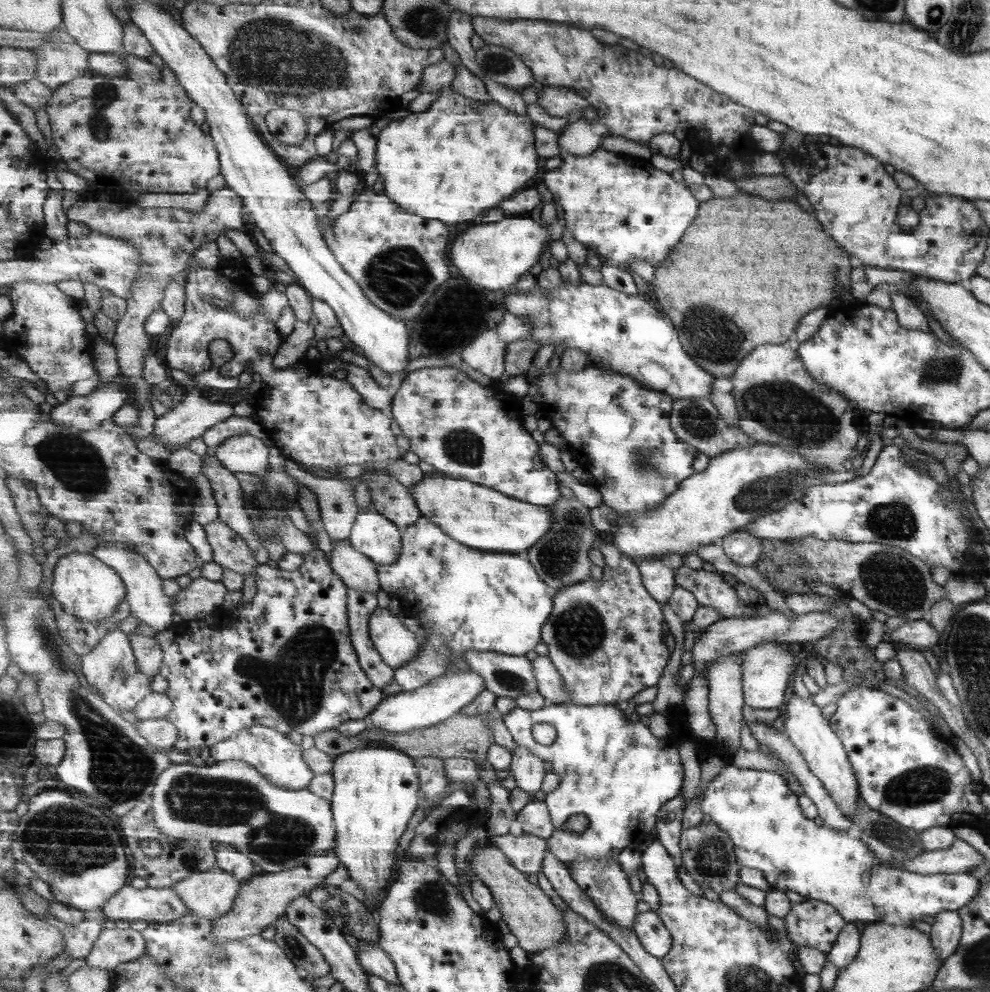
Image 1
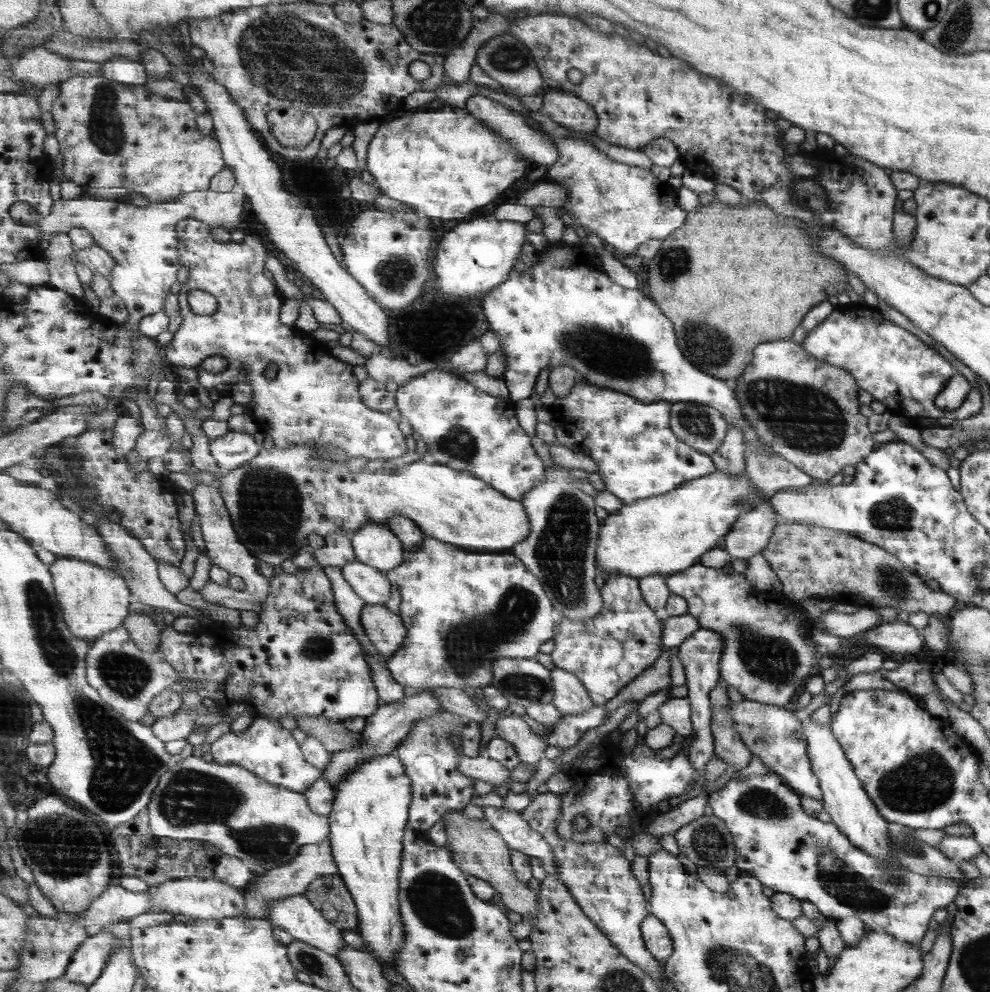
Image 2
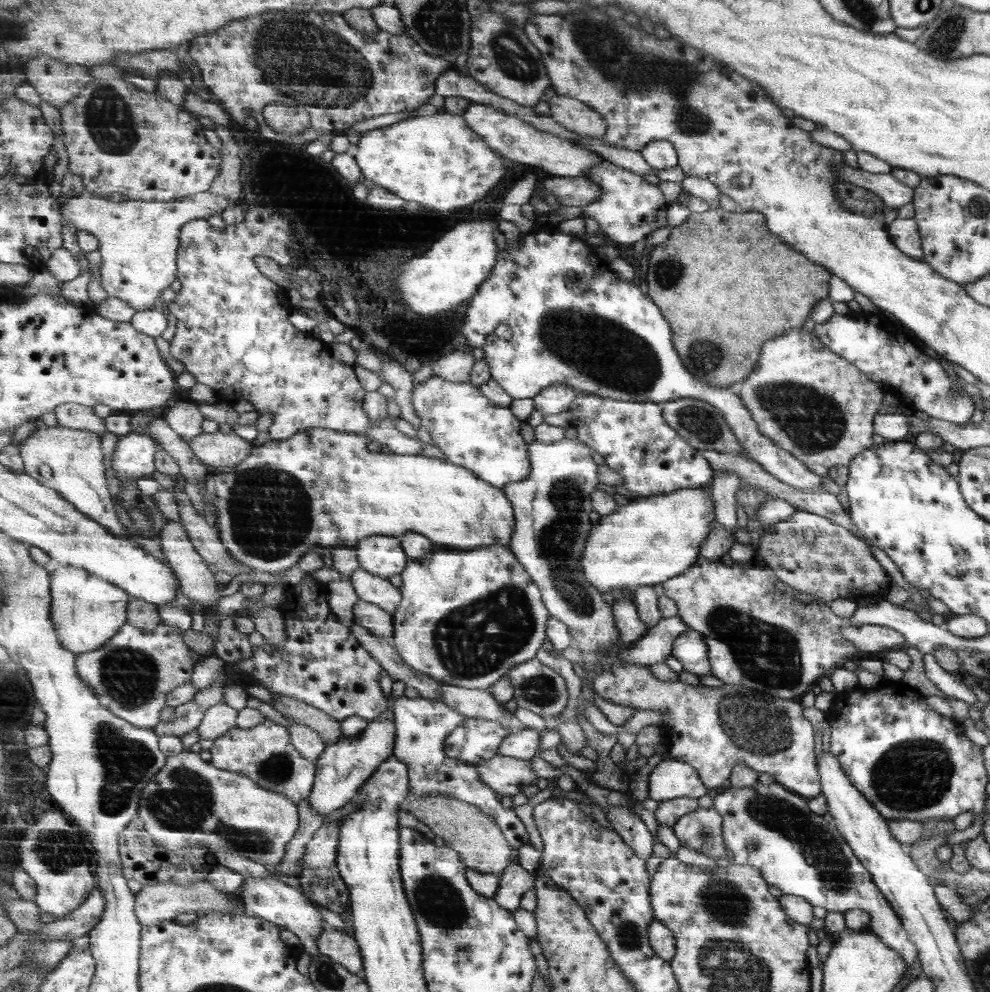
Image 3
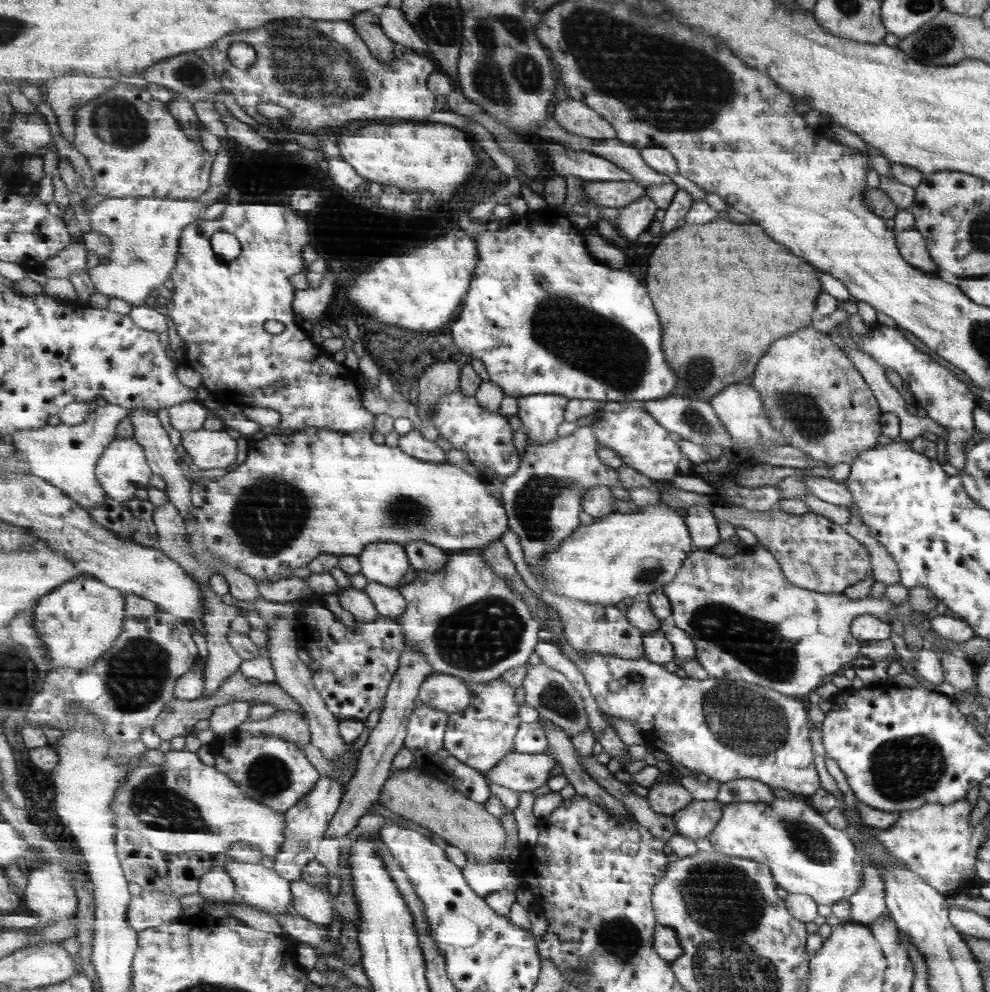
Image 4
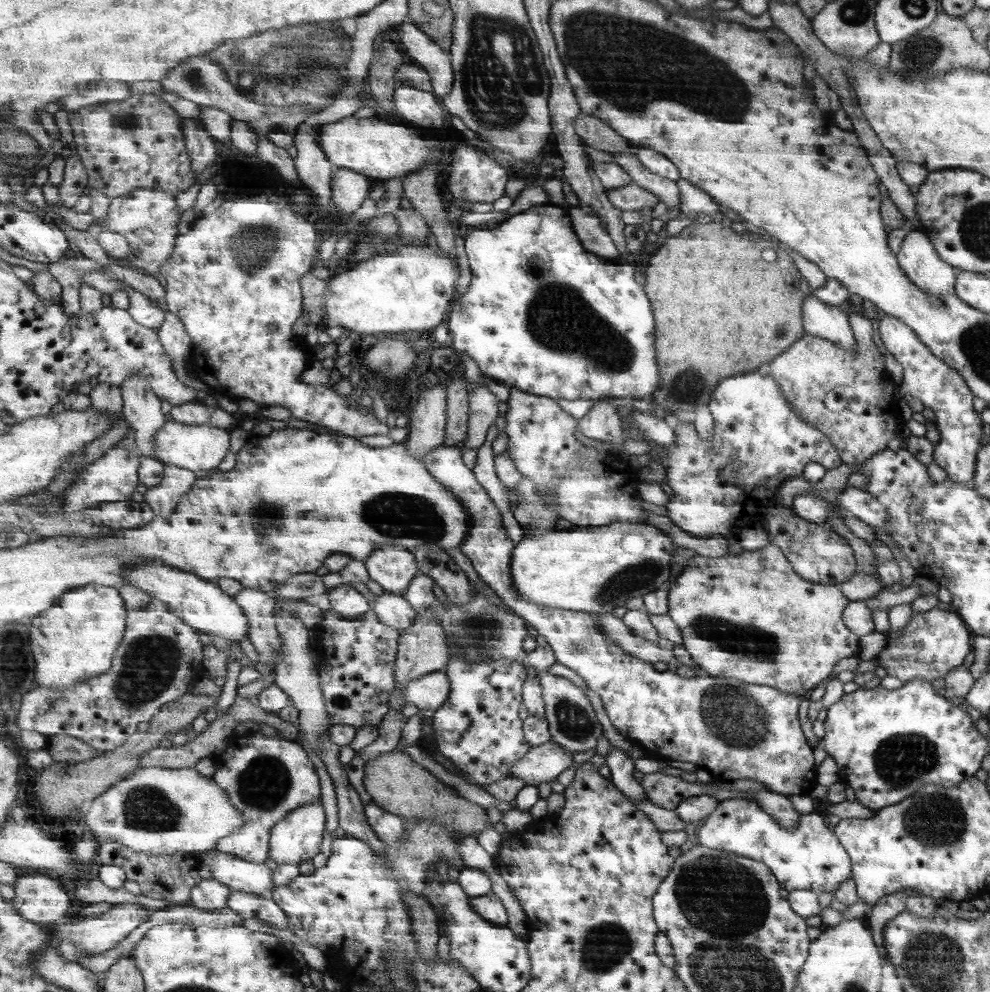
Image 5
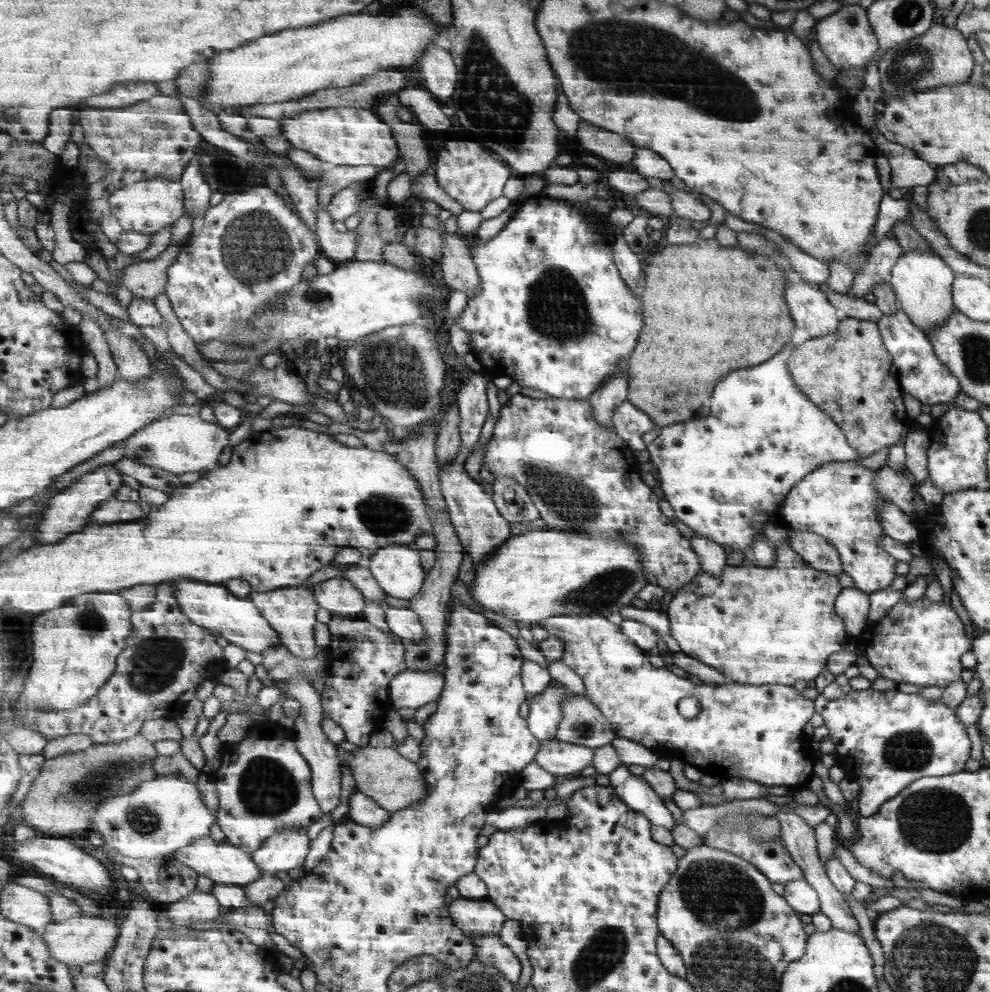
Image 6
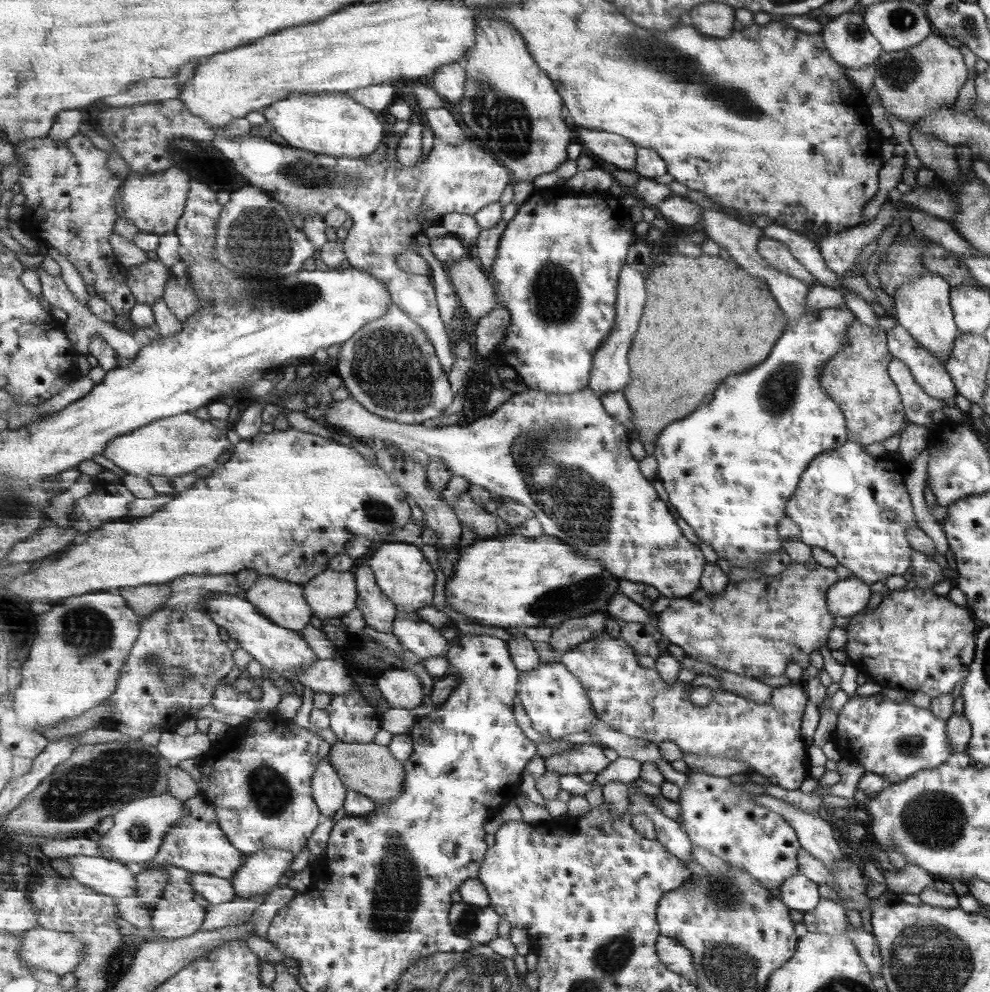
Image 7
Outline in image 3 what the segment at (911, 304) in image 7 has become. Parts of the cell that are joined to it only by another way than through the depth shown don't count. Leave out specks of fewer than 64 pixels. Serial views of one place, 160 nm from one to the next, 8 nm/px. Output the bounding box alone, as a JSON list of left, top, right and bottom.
[887,218,923,261]

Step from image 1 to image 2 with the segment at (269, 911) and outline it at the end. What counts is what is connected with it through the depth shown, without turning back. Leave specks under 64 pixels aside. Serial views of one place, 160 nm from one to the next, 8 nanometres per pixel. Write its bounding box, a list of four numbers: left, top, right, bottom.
[243,839,339,919]

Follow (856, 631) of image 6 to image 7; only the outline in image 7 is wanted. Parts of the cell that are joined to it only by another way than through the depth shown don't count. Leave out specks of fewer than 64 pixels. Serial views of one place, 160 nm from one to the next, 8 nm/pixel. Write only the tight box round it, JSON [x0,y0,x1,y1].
[826,576,869,617]

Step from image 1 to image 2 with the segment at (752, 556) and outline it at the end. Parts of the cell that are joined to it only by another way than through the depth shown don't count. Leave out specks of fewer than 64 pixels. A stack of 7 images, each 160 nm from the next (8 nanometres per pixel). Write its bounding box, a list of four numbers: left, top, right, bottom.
[722,500,778,559]

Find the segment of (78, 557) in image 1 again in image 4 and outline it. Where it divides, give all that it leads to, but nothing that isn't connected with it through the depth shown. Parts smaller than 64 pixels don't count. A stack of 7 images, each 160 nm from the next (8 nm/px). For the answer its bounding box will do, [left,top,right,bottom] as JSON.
[34,574,125,670]

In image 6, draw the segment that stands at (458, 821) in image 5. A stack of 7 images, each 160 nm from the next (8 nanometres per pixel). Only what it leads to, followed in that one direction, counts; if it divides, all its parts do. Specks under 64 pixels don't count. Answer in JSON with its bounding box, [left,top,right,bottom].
[349,747,429,813]

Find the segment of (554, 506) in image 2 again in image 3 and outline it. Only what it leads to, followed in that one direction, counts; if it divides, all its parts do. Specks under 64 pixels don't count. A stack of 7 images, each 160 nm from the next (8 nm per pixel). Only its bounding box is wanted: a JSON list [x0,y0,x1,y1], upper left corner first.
[504,438,622,661]

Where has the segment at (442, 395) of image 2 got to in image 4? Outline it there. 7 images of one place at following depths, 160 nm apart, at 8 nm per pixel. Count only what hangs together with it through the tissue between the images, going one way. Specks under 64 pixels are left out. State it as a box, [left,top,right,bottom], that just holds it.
[432,390,521,476]

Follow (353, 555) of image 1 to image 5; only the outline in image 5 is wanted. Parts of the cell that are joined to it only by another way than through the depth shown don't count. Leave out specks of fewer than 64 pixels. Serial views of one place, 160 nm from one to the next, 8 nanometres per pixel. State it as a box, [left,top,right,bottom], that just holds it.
[373,591,419,632]

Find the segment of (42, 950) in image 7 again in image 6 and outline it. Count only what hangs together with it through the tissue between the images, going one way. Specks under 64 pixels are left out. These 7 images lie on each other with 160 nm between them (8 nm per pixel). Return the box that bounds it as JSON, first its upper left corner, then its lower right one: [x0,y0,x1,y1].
[42,914,121,967]

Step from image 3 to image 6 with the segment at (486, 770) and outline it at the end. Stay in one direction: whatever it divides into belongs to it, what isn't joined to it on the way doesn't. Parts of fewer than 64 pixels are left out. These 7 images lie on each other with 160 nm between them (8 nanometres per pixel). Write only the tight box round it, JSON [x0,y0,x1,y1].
[537,739,595,776]

